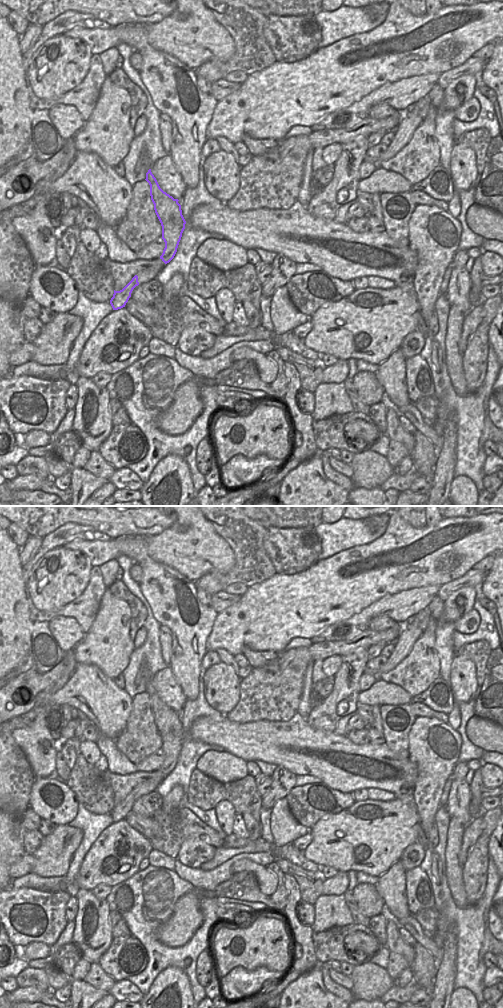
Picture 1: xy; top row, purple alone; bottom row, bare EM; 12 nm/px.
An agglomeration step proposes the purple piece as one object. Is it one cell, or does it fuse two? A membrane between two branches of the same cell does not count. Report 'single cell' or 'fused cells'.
single cell

